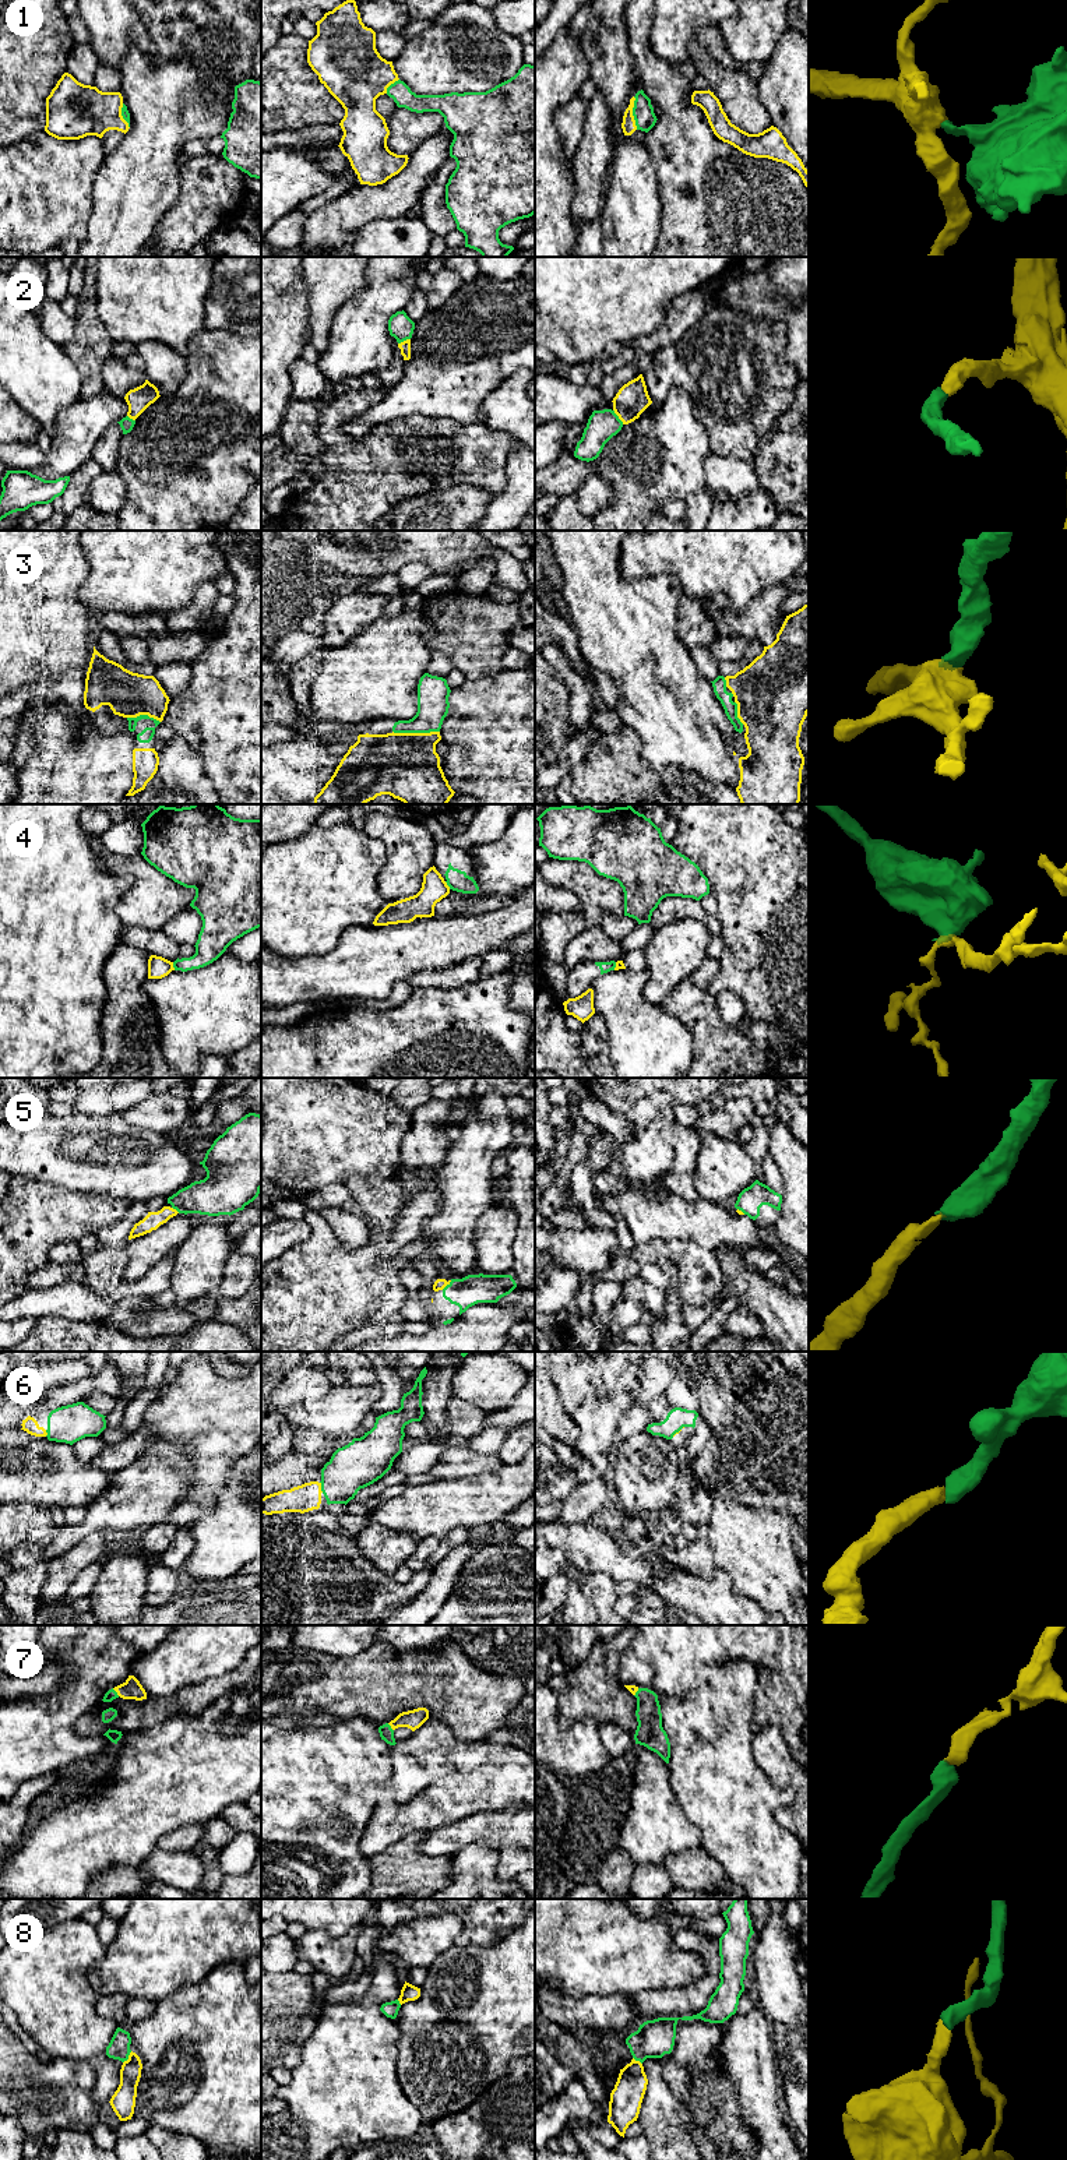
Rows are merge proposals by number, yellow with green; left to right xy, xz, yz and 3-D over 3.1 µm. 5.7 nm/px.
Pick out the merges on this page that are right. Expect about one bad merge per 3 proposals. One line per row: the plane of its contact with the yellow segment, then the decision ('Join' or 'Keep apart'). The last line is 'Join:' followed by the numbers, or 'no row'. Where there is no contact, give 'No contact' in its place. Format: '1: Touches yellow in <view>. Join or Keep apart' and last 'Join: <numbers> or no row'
1: Touches yellow in yz. Join
2: Touches yellow in yz. Join
3: Touches yellow in xz. Join
4: Touches yellow in xy. Keep apart
5: Touches yellow in xz. Join
6: Touches yellow in xz. Join
7: Touches yellow in xy. Join
8: Touches yellow in xy. Join
Join: 1, 2, 3, 5, 6, 7, 8

